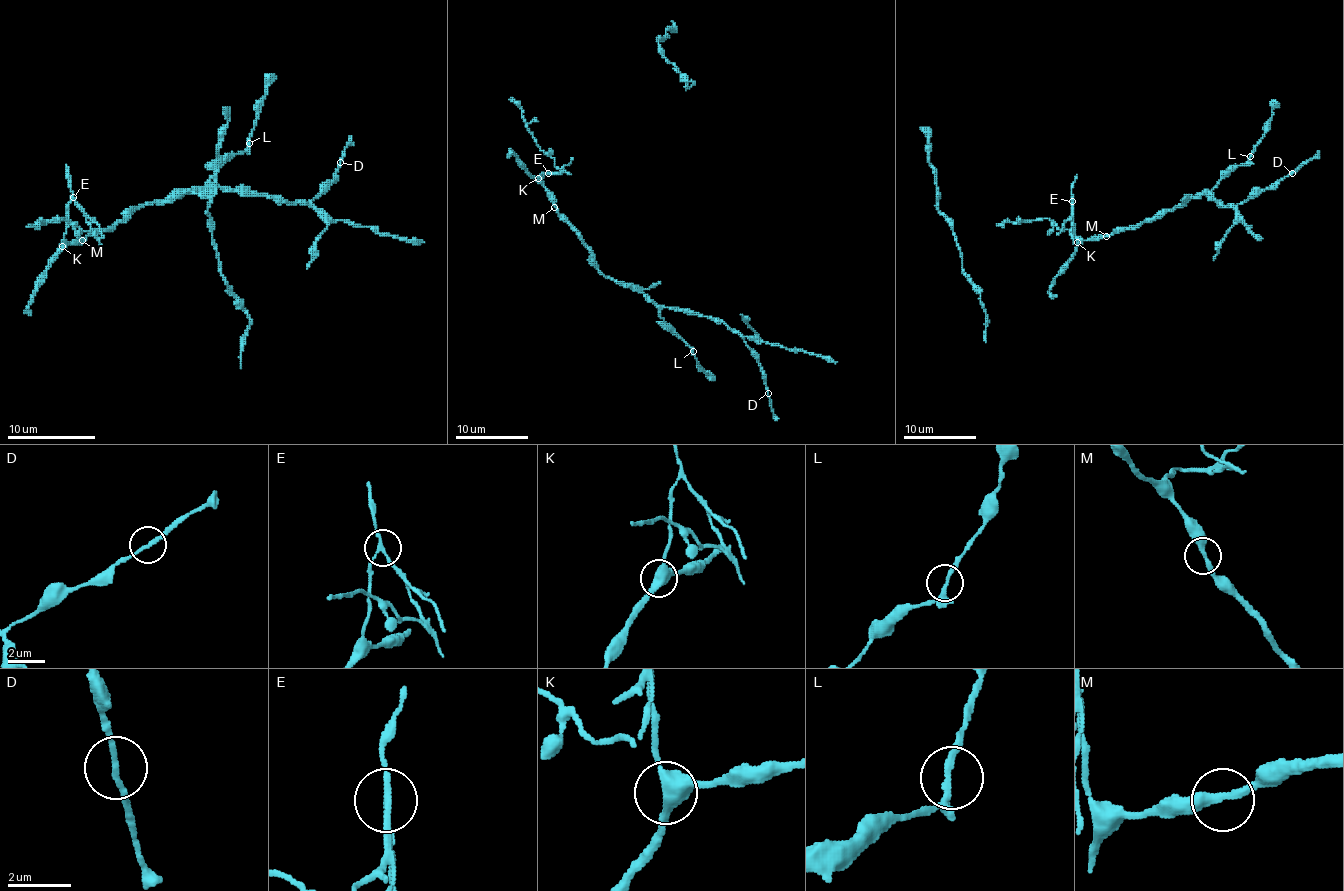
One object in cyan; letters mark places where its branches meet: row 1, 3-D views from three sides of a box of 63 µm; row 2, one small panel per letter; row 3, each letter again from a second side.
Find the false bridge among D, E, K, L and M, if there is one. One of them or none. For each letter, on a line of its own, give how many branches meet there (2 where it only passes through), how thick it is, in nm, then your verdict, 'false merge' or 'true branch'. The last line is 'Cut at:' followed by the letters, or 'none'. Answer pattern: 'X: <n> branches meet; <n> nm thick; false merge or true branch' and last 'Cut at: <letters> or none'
D: 2 branches meet; 170 nm thick; true branch
E: 3 branches meet; 160 nm thick; false merge
K: 3 branches meet; 400 nm thick; true branch
L: 3 branches meet; 170 nm thick; true branch
M: 2 branches meet; 320 nm thick; true branch
Cut at: E

